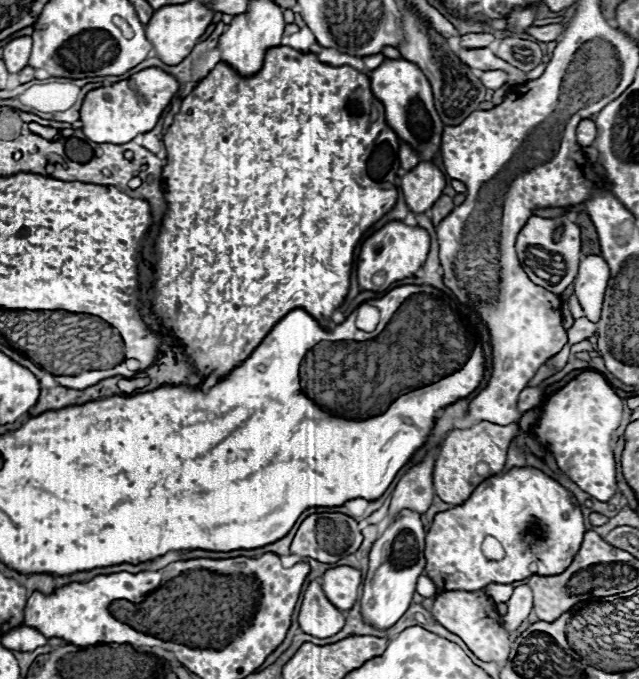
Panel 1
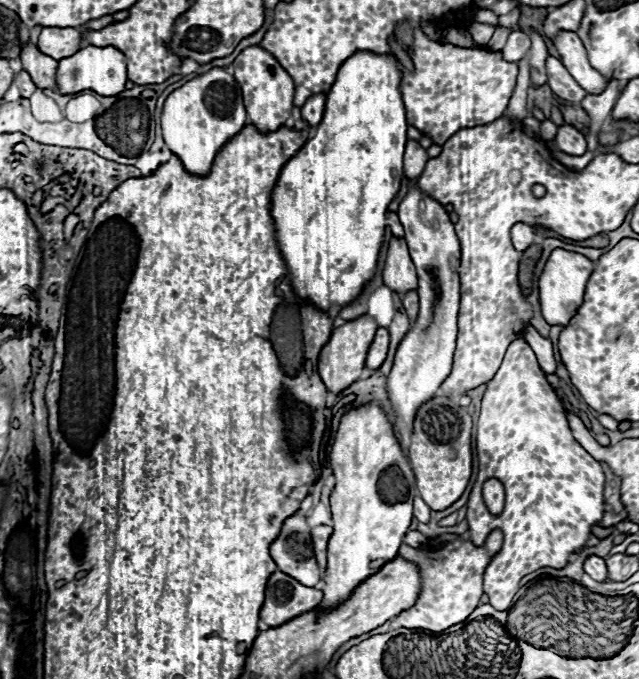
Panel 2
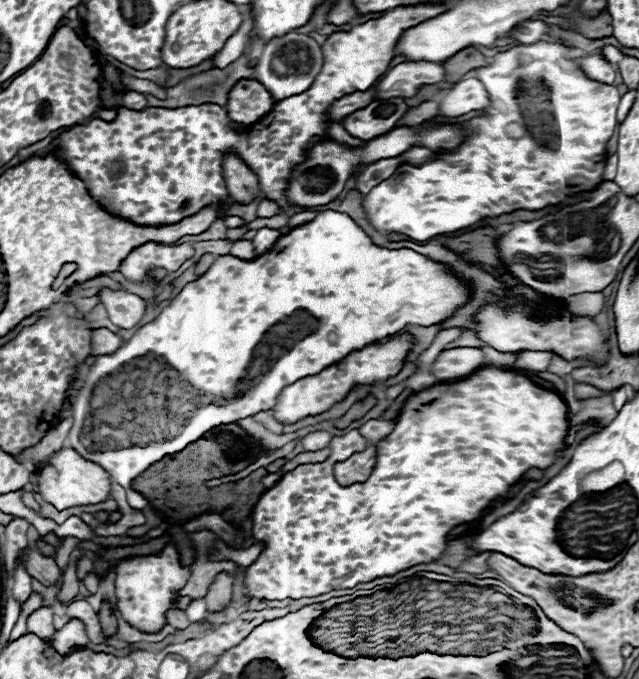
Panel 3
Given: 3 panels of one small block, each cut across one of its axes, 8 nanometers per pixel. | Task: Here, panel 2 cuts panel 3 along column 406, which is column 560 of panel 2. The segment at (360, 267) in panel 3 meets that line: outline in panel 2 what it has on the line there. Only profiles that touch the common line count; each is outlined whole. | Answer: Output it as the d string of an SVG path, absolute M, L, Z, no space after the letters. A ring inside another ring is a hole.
M556 248L550 254L550 258L544 266L544 272L538 278L540 308L542 308L542 316L546 318L548 324L566 326L570 322L570 318L578 312L578 308L582 304L584 288L586 288L586 282L588 282L588 276L592 274L592 270L594 270L594 262L578 252L568 252L568 250Z

